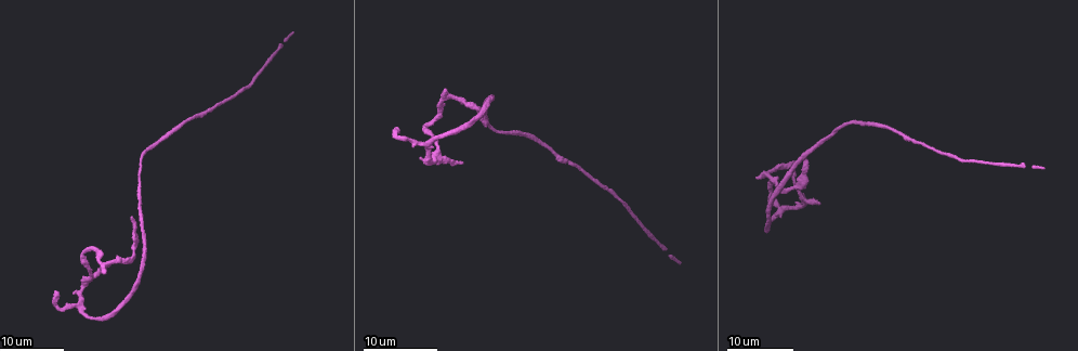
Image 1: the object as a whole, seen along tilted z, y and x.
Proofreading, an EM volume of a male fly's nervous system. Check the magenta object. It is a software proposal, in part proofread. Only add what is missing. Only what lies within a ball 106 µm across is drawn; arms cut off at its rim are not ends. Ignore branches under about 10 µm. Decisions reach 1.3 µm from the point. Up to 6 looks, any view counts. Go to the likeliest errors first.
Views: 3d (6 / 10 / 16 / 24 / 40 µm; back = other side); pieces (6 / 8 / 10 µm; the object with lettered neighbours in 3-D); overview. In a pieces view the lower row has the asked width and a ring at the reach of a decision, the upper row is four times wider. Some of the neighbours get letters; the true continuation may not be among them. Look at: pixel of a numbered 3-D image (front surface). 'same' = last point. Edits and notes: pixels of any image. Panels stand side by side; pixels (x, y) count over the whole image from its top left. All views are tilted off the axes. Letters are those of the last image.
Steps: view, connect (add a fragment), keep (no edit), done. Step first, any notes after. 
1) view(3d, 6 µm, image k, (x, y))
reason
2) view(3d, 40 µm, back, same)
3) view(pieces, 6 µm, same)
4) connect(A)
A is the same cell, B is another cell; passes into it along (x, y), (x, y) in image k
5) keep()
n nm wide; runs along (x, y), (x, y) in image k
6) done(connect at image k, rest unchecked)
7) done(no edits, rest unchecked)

view(3d, 16 µm, image 1, (132, 216))
end of a long branch

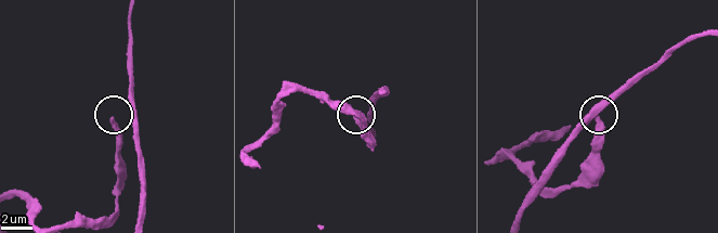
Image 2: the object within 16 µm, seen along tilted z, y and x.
view(pieces, 10 µm, image 2, (113, 119))

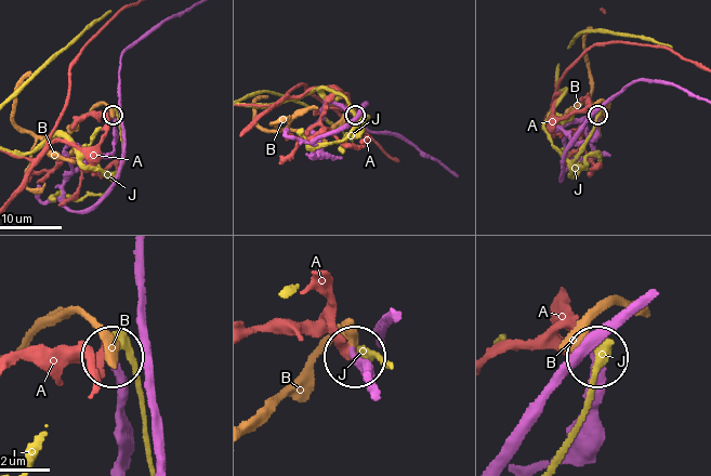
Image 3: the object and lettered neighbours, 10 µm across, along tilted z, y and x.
keep()
320 nm wide; A, B and J are other cells; none of them fits

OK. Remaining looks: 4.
view(3d, 24 µm, image 1, (292, 34))
branch stops here

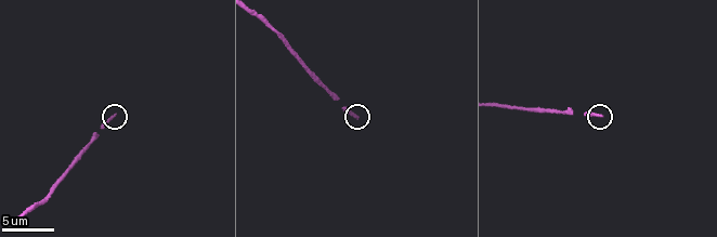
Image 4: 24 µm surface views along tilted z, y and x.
view(3d, 10 µm, image 4, (601, 117))

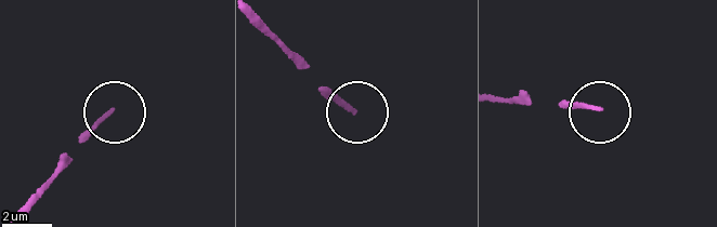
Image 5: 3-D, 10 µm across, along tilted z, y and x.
view(pieces, 10 µm, image 5, (112, 113))

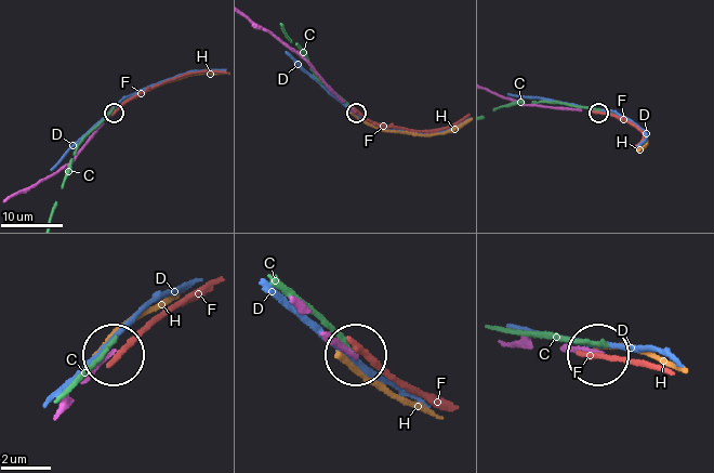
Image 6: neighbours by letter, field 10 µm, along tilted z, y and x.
keep()
C, D, F and H are other cells; runs along (65, 414), (110, 356) in image 6; no lettered fragment goes on from it

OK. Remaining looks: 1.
done(no edits, rest unchecked)

